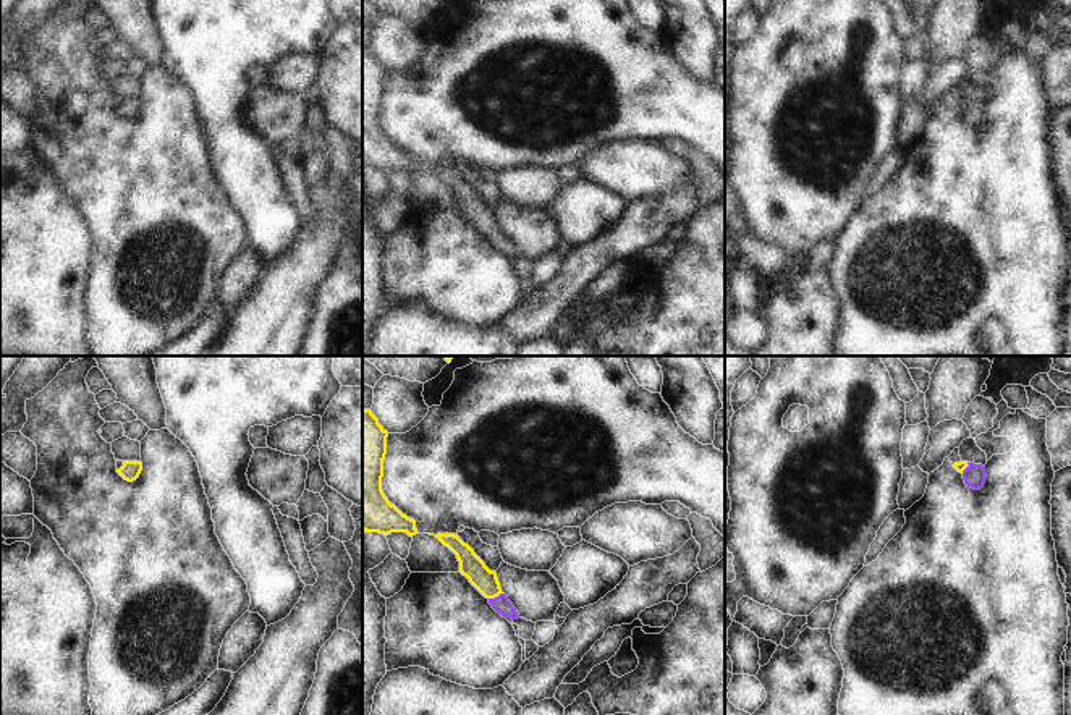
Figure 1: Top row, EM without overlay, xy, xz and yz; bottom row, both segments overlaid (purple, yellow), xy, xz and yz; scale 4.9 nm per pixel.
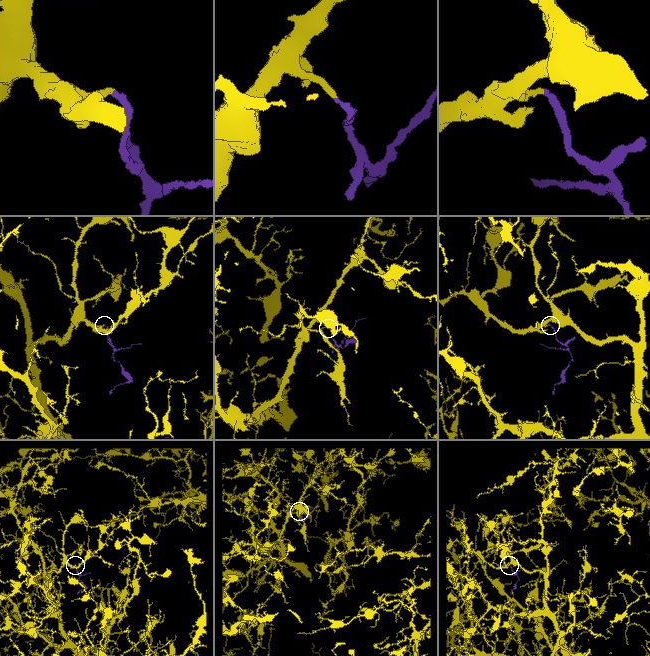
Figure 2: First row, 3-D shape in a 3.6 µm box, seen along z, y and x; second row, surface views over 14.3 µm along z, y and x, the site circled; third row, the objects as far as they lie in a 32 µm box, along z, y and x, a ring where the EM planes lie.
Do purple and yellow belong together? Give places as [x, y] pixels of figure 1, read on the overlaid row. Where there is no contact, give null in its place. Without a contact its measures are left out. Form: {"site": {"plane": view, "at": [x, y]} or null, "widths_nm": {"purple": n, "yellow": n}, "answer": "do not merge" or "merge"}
{"site": {"plane": "xz", "at": [495, 597]}, "widths_nm": {"purple": 90, "yellow": 120}, "answer": "merge"}

